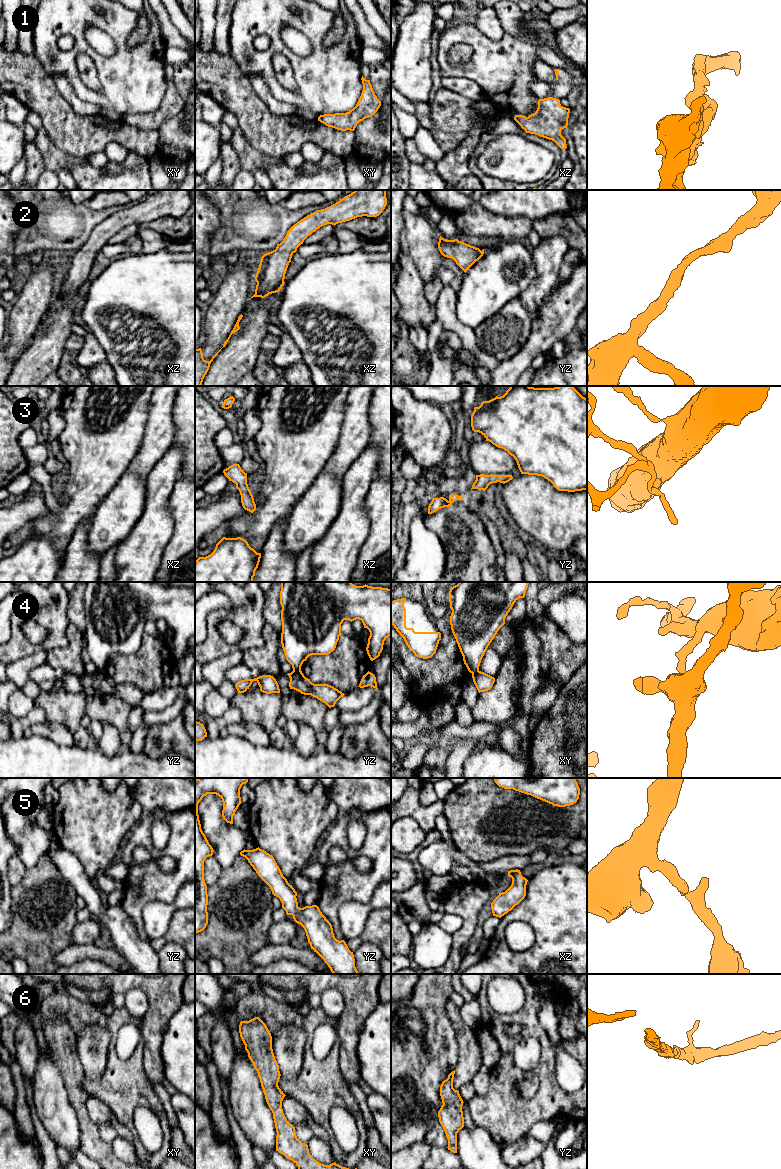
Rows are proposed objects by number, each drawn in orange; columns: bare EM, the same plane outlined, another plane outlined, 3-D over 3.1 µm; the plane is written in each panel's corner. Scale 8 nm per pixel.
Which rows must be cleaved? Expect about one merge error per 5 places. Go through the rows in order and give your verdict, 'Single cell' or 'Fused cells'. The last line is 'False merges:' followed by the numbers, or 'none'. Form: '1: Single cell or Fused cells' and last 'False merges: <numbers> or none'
1: Single cell
2: Single cell
3: Single cell
4: Fused cells
5: Single cell
6: Single cell
False merges: 4

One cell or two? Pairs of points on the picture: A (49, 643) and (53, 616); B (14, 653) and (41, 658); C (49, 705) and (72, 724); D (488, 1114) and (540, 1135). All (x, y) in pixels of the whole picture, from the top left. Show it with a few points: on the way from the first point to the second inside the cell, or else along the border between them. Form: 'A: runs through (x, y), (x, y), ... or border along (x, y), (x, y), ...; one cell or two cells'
A: runs through (53, 636), (53, 623); one cell
B: border along (47, 650), (41, 650), (10, 663); two cells
C: runs through (55, 707), (66, 718); one cell
D: border along (551, 1119), (545, 1122), (537, 1122), (526, 1135); two cells

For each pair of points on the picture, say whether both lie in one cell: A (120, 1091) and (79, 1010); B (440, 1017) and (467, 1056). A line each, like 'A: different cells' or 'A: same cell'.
A: same cell
B: different cells

